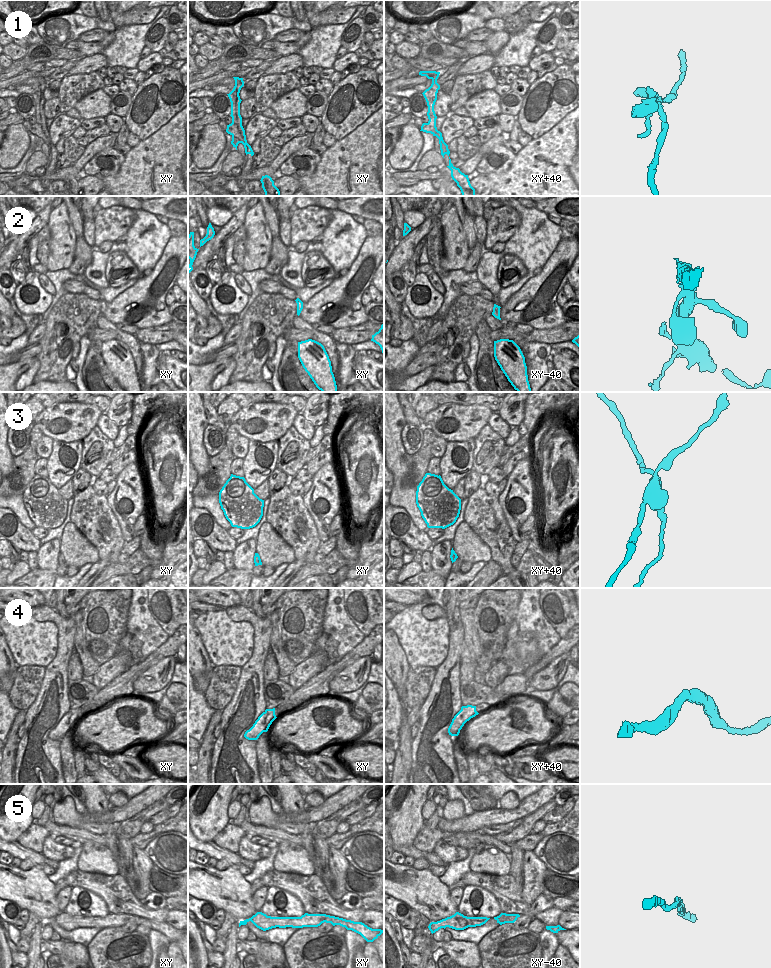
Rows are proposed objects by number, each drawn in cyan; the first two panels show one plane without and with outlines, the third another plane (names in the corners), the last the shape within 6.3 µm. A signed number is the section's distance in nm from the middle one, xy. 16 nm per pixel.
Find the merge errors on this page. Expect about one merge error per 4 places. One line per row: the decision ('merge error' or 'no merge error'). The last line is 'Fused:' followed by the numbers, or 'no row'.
1: merge error
2: no merge error
3: merge error
4: no merge error
5: no merge error
Fused: 1, 3

